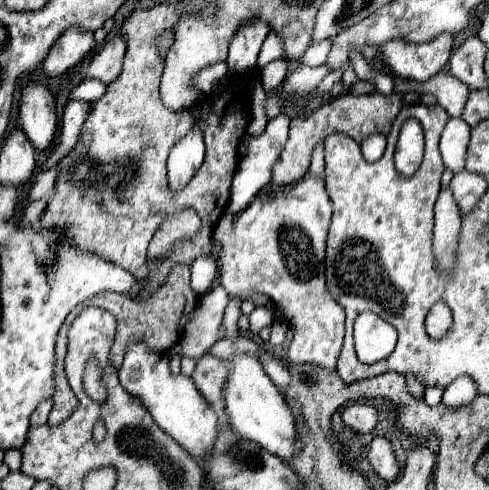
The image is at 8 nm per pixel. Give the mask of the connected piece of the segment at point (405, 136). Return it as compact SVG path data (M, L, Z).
M408 125L398 137L396 145L396 169L400 175L410 177L422 161L424 155L424 135L420 125Z

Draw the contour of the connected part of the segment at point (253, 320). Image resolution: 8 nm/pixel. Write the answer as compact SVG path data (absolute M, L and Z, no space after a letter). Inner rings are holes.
M257 307L252 311L252 315L250 315L250 331L252 331L254 335L258 335L260 329L272 324L273 321L271 312L268 309L265 307Z

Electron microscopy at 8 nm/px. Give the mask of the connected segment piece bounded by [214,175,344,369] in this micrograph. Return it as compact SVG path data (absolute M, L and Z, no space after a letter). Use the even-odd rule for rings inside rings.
M304 175L280 193L258 195L238 215L218 221L214 239L220 243L220 285L238 299L254 293L270 297L290 319L294 339L288 349L290 363L336 367L344 339L344 309L330 297L324 279L324 247L332 203L324 181Z

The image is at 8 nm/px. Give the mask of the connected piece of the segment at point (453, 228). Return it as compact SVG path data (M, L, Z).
M442 189L436 201L434 225L434 255L442 267L452 265L456 237L460 233L460 209L452 197L452 189Z

